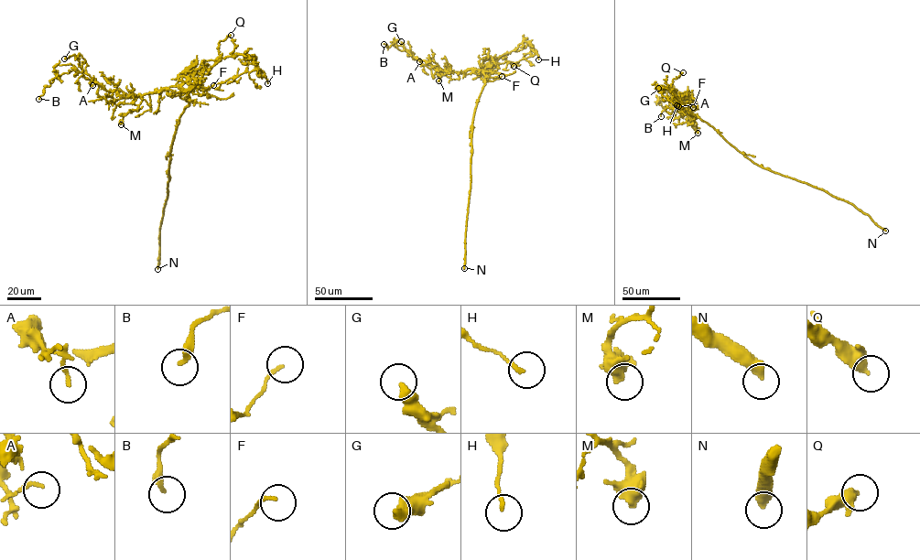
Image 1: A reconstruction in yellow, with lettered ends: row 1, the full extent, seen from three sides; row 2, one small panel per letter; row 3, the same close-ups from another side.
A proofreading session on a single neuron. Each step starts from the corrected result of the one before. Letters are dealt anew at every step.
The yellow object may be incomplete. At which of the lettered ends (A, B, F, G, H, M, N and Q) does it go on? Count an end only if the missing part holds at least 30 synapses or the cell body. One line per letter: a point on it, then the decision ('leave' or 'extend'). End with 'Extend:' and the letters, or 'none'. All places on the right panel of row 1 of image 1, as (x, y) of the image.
A: (678, 106) | leave
B: (661, 116) | leave
F: (693, 107) | leave
G: (658, 88) | leave
H: (676, 105) | leave
M: (698, 133) | leave
N: (885, 231) | extend
Q: (683, 72) | leave
Extend: N

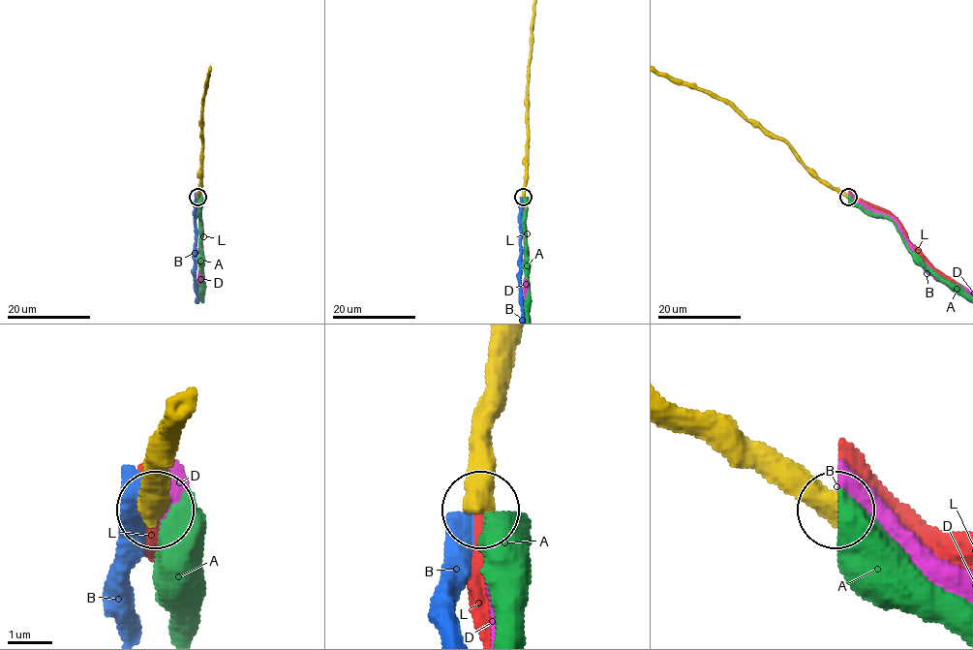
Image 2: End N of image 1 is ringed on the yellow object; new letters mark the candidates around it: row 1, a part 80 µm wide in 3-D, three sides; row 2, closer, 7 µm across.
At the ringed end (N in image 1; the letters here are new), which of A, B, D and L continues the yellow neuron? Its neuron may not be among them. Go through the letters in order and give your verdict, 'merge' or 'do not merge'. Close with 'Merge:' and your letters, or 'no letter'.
A: do not merge
B: do not merge
D: do not merge
L: do not merge
Merge: no letter

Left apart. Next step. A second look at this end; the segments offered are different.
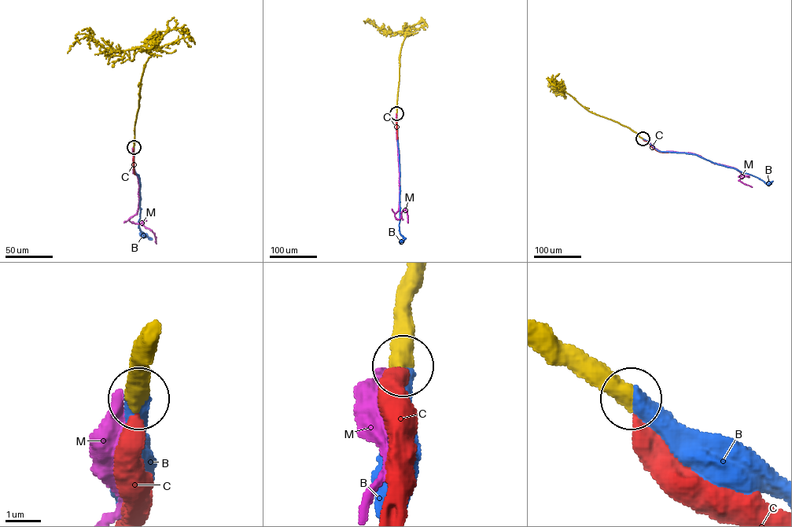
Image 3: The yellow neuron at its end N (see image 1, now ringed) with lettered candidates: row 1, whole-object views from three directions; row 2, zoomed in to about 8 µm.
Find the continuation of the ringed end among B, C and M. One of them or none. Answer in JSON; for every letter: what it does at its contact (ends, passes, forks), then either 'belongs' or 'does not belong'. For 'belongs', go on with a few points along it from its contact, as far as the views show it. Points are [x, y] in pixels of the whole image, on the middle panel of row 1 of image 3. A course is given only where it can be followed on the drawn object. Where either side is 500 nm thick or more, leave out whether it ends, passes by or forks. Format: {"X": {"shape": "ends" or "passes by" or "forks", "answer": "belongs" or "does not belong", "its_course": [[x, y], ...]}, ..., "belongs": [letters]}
{"B": {"answer": "belongs", "its_course": [[396, 114], [399, 172], [399, 230], [405, 238], [401, 241]]}, "C": {"shape": "ends", "answer": "does not belong"}, "M": {"answer": "does not belong"}, "belongs": ["B"]}

